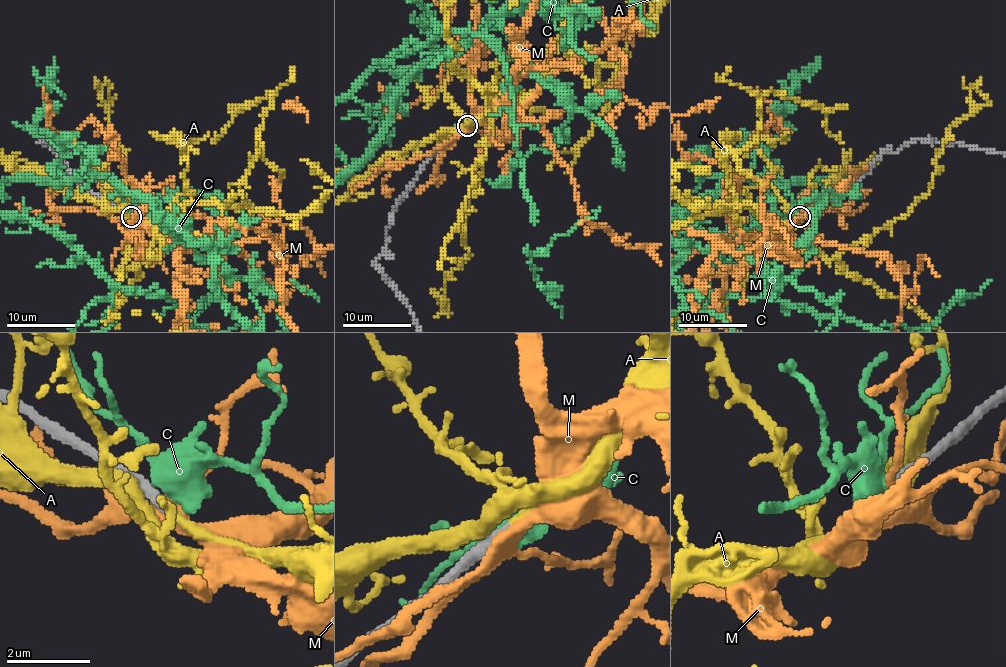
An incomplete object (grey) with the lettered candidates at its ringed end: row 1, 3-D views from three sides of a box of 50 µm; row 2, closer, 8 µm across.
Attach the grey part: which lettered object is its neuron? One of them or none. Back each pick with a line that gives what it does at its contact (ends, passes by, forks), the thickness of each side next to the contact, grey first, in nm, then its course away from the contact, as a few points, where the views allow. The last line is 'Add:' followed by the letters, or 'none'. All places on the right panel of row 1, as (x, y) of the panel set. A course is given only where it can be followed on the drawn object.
A: It passes by. Thickness 320 nm (grey) against 360 nm
Add: A

